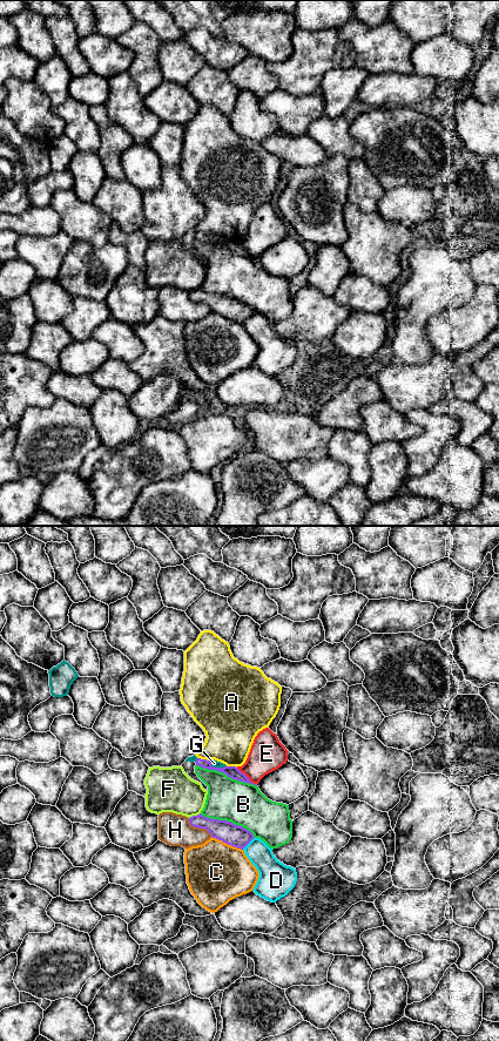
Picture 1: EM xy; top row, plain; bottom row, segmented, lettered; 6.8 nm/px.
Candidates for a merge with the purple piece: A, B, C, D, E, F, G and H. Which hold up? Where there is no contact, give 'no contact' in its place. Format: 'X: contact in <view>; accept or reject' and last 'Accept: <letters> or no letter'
A: contact in xy; reject
B: contact in xy; reject
C: contact in xy; reject
D: contact in xy; reject
E: contact in xy; reject
F: contact in xy; reject
G: contact in xy; reject
H: contact in xy; reject
Accept: no letter

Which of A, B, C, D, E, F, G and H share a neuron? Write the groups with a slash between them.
A / B / C / D / E / F / G / H

